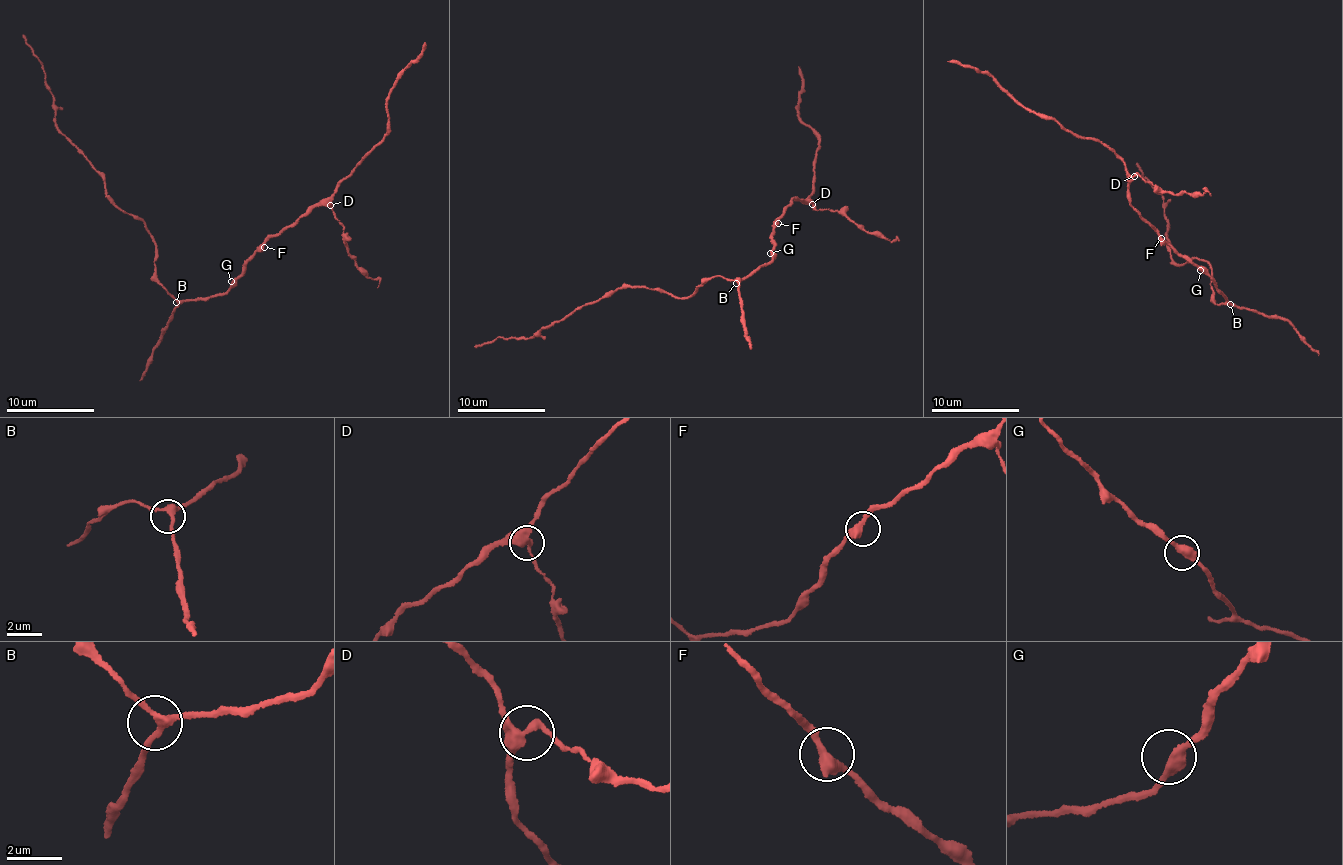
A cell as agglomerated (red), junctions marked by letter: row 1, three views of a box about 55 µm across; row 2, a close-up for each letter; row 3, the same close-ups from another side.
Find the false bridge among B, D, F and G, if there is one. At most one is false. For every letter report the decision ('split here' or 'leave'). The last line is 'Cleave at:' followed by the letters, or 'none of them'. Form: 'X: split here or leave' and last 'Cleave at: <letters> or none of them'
B: leave
D: split here
F: leave
G: leave
Cleave at: D

